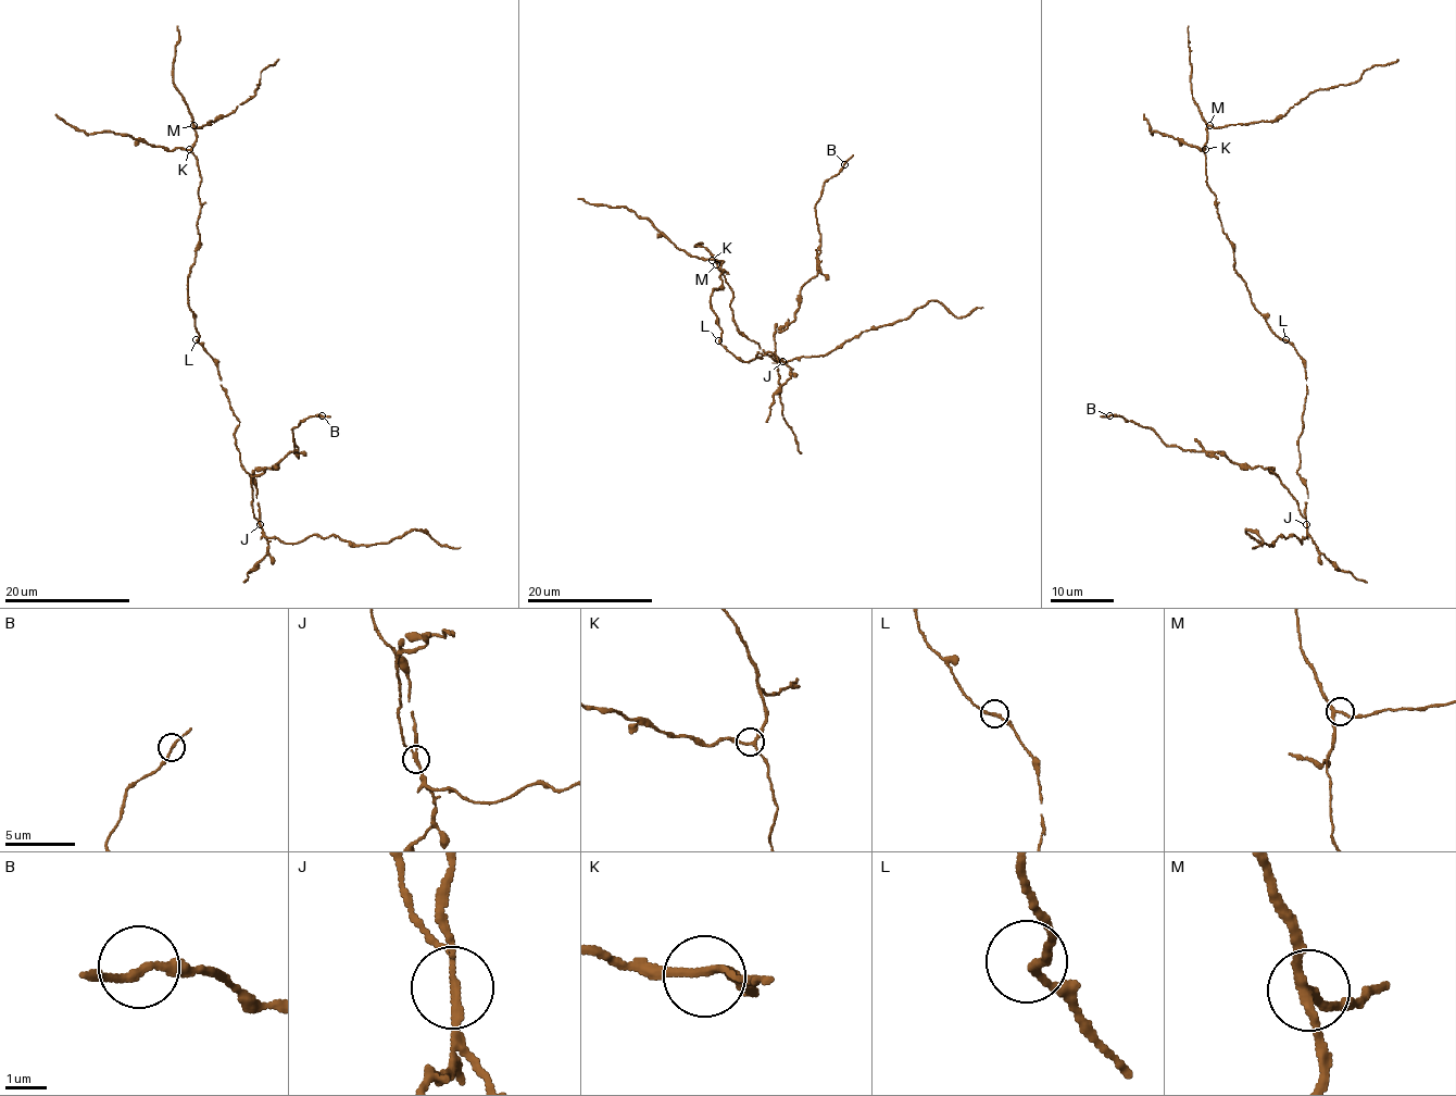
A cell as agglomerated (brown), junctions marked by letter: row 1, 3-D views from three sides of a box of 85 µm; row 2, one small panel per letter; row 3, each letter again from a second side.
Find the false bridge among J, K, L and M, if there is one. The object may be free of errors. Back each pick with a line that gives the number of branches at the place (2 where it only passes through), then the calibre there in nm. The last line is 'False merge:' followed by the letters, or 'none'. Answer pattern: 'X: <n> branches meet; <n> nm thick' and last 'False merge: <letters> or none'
J: 3 branches meet; 160 nm thick
False merge: J

